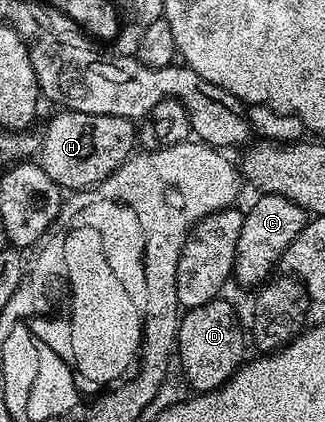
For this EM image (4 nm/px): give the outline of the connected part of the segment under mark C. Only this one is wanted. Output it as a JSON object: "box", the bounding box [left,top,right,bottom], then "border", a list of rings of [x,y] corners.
{"box":[233,194,309,289],"border":[[[260,194],[258,196],[259,200],[256,201],[255,204],[252,205],[251,208],[246,208],[245,214],[243,216],[243,224],[241,225],[241,237],[237,237],[237,253],[235,254],[235,269],[233,272],[234,282],[239,282],[243,287],[252,287],[252,289],[258,288],[260,285],[267,282],[268,279],[272,278],[273,272],[280,266],[283,255],[289,249],[289,245],[294,241],[296,237],[301,233],[301,229],[307,224],[307,220],[309,218],[308,212],[302,211],[301,208],[296,205],[293,201],[289,201],[285,197],[281,197],[280,195],[265,195]]]}

